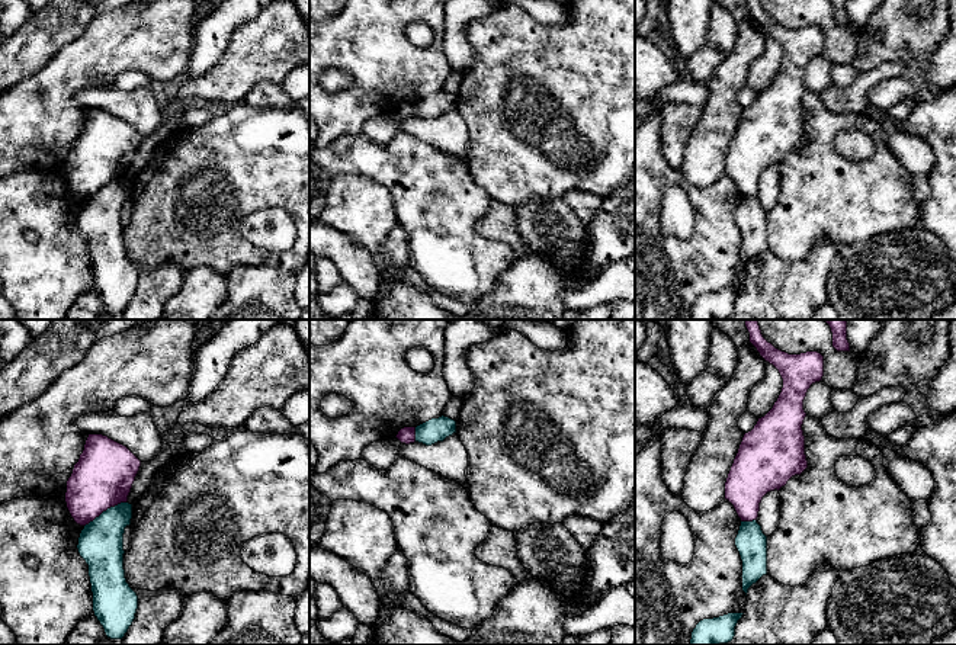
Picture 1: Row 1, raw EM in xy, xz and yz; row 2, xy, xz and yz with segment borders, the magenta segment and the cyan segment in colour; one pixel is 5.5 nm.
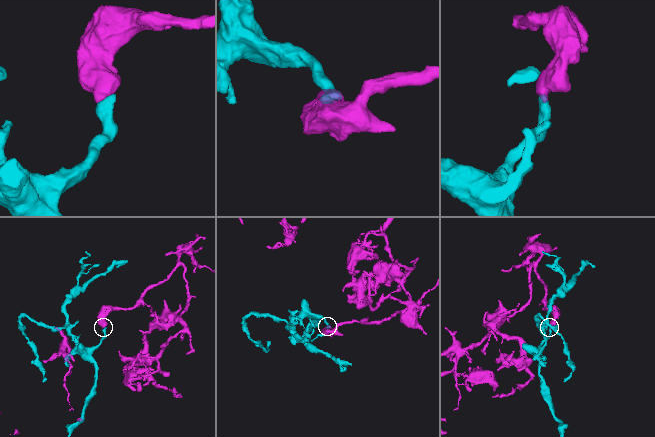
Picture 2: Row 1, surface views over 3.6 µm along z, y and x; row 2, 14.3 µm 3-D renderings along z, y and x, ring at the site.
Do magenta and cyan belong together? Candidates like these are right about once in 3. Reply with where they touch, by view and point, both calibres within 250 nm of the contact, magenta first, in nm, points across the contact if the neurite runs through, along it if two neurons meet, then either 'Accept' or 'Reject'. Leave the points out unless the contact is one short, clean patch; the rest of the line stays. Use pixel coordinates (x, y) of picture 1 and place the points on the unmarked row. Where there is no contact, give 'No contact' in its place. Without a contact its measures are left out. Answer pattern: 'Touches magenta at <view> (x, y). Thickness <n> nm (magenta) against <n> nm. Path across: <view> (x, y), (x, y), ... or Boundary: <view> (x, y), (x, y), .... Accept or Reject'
Touches magenta at xy (105, 185). Thickness 340 nm (magenta) against 260 nm. Boundary: xy (125, 176), (108, 182), (84, 201). Reject

